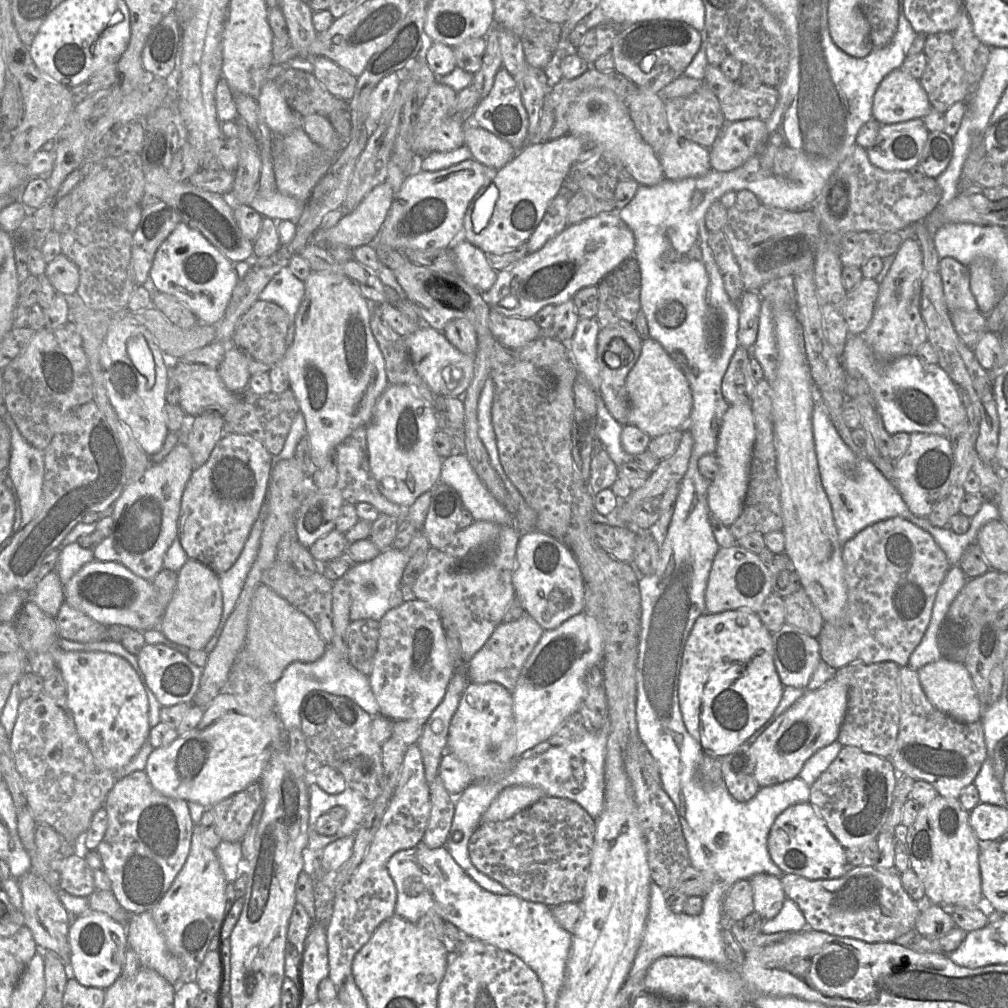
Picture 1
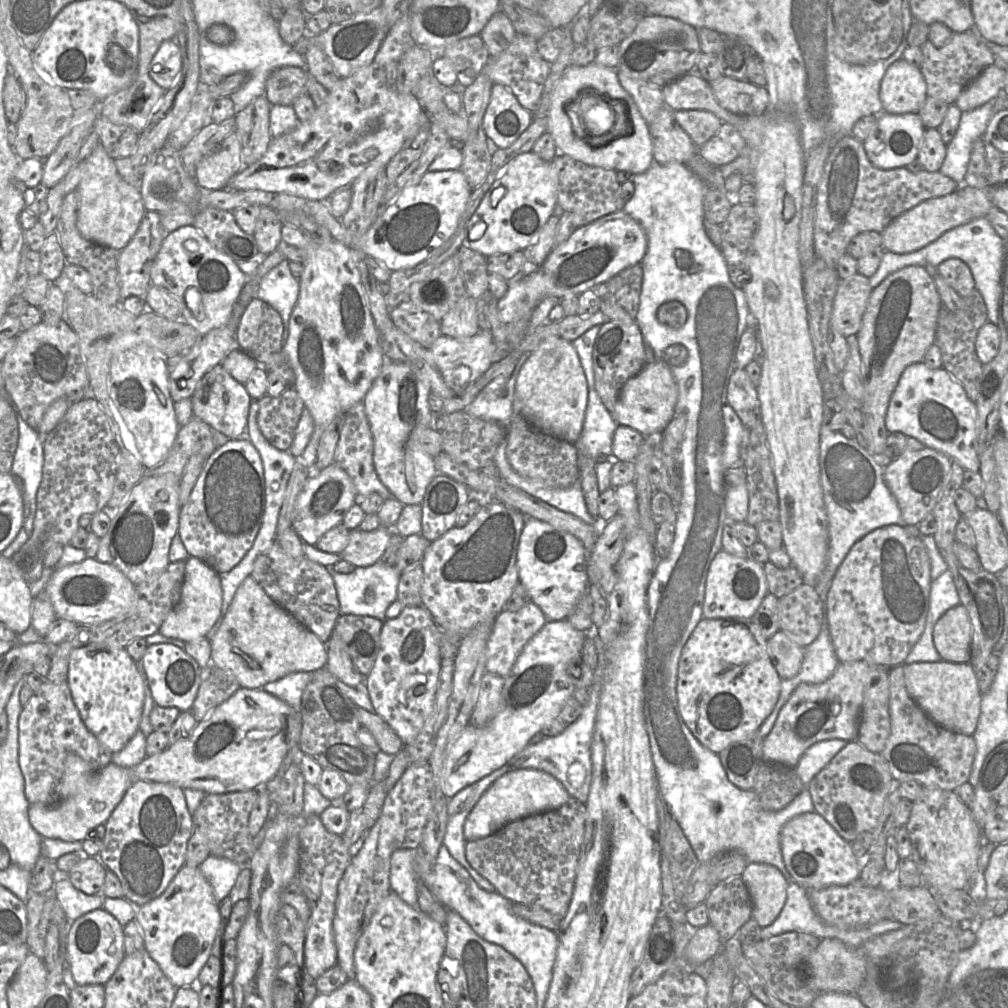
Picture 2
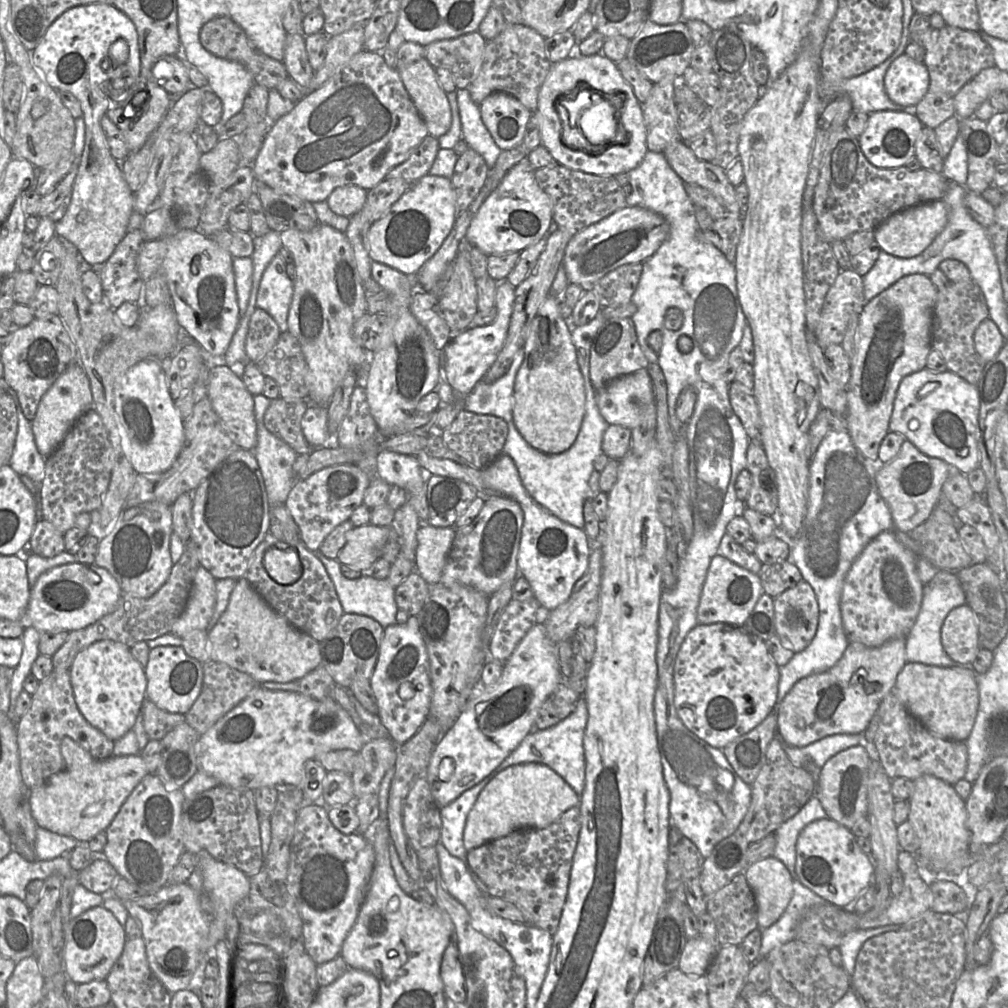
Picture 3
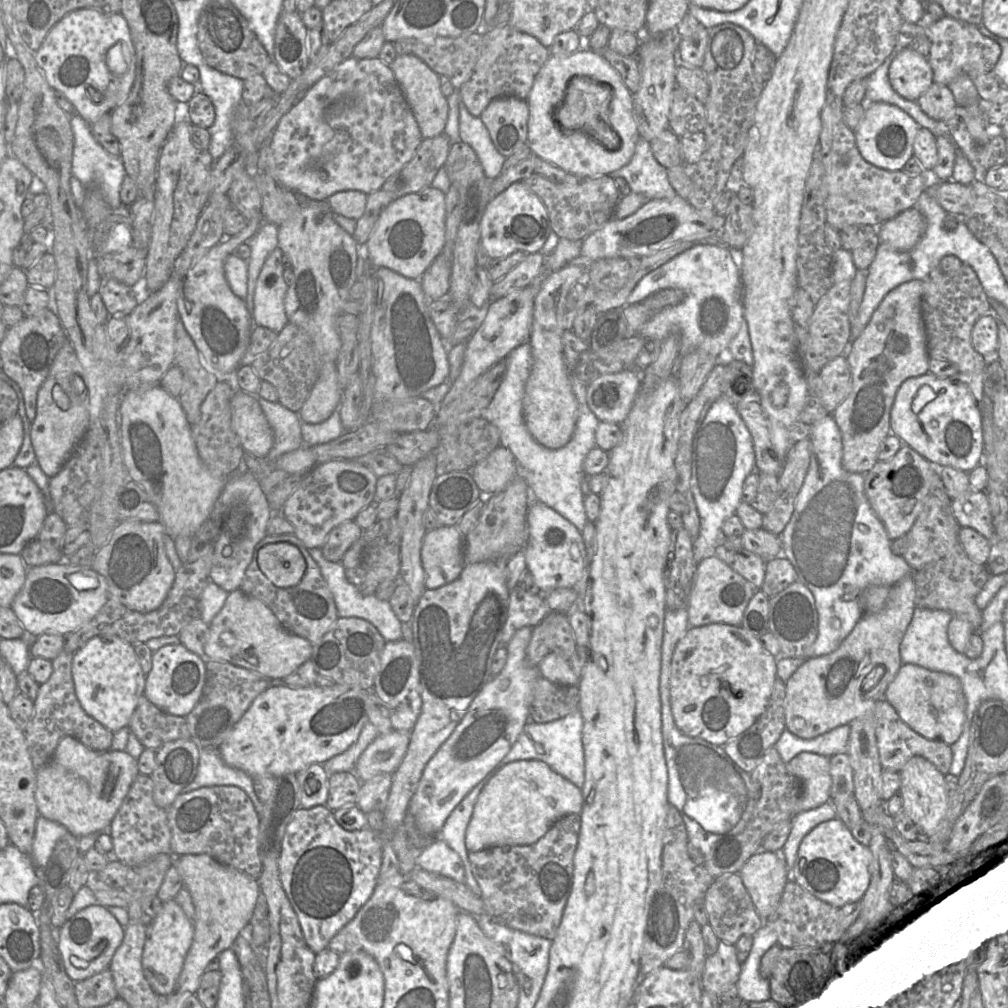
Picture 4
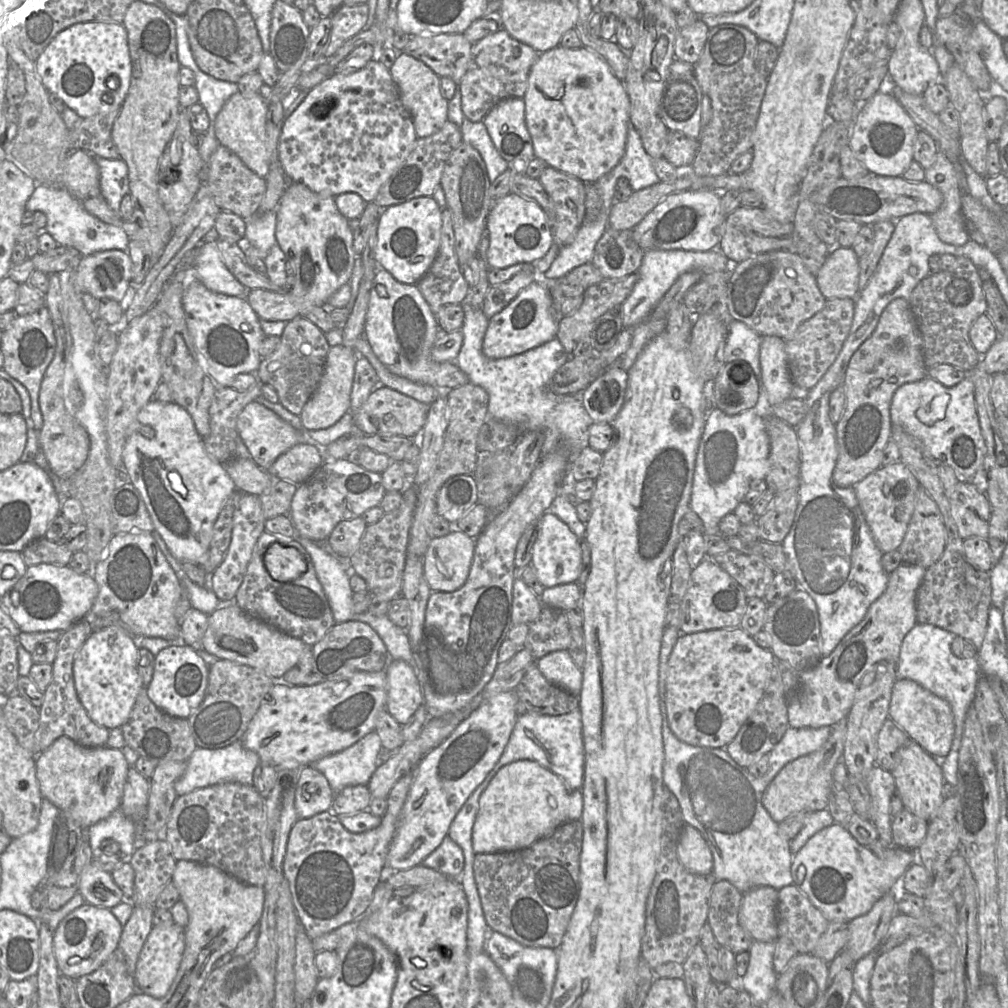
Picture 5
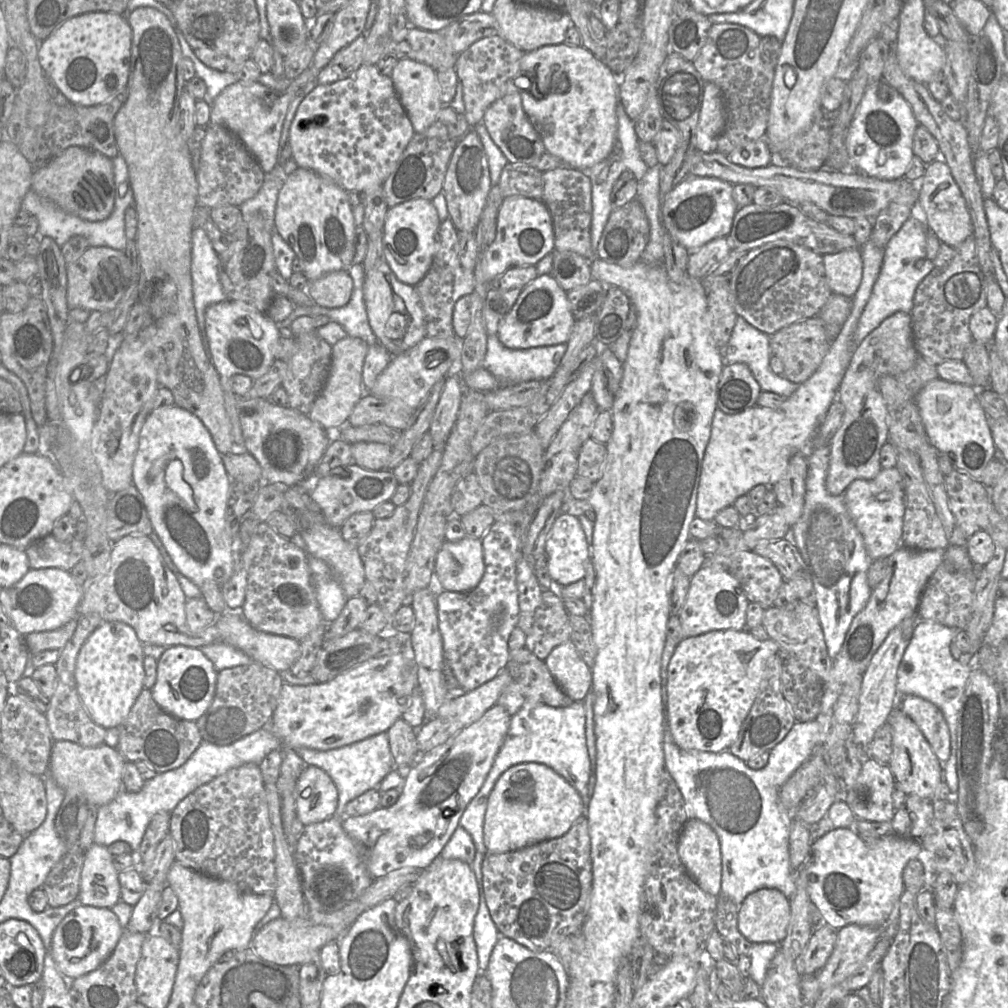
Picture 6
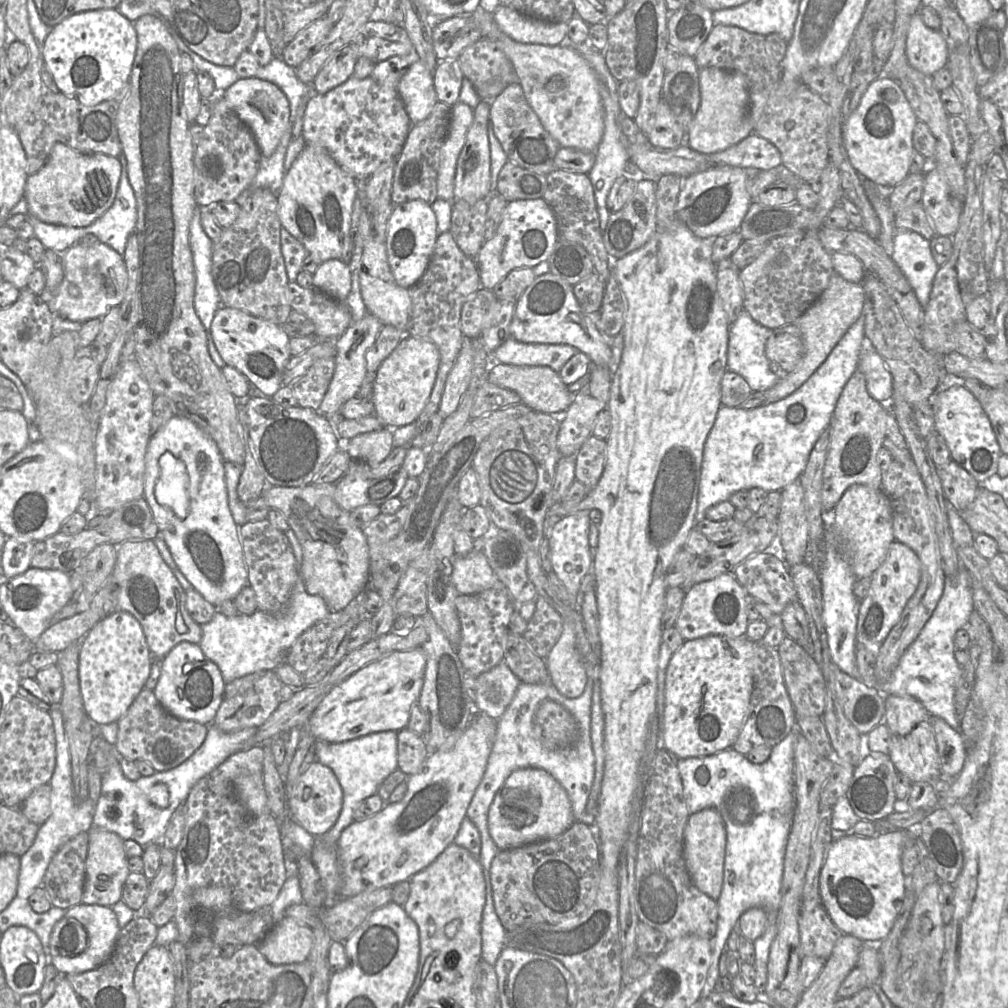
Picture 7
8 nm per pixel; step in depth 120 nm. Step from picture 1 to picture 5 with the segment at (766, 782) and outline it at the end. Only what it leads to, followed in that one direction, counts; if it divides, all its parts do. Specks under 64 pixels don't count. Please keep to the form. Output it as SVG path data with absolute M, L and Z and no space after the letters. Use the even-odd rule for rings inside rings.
M901 563L888 576L883 594L869 607L864 618L852 628L827 657L821 658L815 665L799 674L799 689L788 699L788 723L792 728L819 728L833 726L847 718L857 690L866 673L875 672L875 665L887 661L897 666L901 643L905 635L917 623L916 594L926 569L919 565Z

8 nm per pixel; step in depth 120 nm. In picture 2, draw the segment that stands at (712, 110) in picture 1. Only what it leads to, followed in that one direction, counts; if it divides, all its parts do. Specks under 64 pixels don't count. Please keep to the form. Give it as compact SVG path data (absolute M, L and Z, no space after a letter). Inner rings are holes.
M675 110L673 117L697 147L706 143L722 124L717 116L705 110Z

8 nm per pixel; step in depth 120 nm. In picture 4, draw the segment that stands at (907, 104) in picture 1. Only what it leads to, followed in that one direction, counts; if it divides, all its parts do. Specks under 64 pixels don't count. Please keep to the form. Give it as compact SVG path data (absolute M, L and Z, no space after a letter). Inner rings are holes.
M903 48L893 59L888 71L894 91L909 101L917 101L933 84L933 71L928 59Z

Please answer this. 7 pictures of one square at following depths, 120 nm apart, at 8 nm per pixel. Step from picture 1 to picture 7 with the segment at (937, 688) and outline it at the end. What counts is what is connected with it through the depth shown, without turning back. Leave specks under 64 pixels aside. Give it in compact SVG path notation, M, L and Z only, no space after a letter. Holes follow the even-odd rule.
M932 716L941 773L958 777L965 764L967 747L959 729L954 729L942 718Z

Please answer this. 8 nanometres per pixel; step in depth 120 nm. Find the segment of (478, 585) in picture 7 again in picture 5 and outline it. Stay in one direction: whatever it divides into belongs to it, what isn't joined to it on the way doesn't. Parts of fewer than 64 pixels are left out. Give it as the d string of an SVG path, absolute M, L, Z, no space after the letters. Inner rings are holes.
M455 523L455 529L452 530L449 534L442 536L442 537L434 537L430 541L427 551L426 551L425 555L423 556L423 574L424 574L424 578L427 582L427 584L432 592L453 592L453 591L460 589L466 583L467 578L469 576L473 557L474 557L475 545L476 545L475 539L468 537L465 533L463 533L462 531L457 529L456 523Z

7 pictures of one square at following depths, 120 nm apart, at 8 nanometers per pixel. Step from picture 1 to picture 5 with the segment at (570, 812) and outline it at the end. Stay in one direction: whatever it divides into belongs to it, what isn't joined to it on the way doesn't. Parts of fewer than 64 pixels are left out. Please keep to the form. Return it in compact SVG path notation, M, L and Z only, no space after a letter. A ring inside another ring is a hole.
M574 820L527 848L475 854L474 879L490 931L499 932L524 946L557 951L579 896L582 841L582 822Z

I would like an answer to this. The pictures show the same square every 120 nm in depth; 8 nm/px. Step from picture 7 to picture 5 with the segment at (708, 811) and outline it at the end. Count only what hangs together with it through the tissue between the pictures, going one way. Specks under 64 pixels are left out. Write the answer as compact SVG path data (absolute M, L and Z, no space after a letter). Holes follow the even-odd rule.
M685 824L677 845L677 855L681 864L690 872L699 875L711 874L713 855L701 832Z

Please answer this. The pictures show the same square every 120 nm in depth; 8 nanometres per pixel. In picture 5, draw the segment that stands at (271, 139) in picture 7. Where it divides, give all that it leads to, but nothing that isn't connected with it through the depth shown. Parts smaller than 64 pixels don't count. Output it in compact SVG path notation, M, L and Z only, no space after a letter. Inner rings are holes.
M236 92L231 95L216 116L214 131L220 145L235 153L258 176L265 178L270 170L267 151L266 100L258 93Z

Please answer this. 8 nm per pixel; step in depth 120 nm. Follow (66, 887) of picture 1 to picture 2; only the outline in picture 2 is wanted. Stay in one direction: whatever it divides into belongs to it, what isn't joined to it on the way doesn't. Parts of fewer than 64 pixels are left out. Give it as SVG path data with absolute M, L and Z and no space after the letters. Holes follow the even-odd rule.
M93 857L82 858L66 875L76 889L87 895L101 895L107 870L102 862Z

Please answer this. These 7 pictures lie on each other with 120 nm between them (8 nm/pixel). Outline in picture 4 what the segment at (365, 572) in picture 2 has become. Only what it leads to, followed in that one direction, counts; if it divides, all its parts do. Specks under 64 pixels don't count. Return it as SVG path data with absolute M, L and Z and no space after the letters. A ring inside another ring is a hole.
M320 548L307 549L317 562L320 572L332 593L339 618L357 617L373 624L386 642L403 639L401 623L393 612L389 601L378 599L375 594L364 596L357 586L349 583L345 577L345 568L341 562L331 562L324 558Z

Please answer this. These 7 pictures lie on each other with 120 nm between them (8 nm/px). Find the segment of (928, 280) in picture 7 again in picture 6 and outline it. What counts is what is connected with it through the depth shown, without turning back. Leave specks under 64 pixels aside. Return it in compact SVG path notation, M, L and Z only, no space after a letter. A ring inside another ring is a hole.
M911 216L885 246L879 276L854 333L855 345L860 344L883 320L895 312L911 313L915 291L919 283L935 268L933 261L927 258L927 230L923 218ZM916 262L918 263L917 267L915 266Z

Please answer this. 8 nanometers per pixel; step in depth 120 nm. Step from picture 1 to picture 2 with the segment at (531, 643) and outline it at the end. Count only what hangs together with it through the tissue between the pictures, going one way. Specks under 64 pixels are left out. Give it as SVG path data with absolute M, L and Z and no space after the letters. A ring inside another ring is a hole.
M531 601L515 612L502 610L494 620L487 641L485 671L506 678L525 645L547 621L542 610Z

